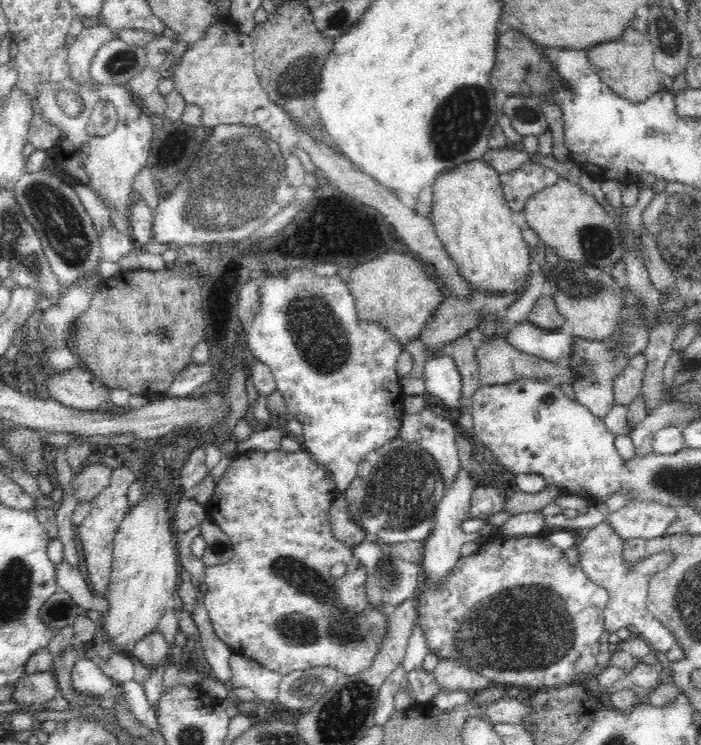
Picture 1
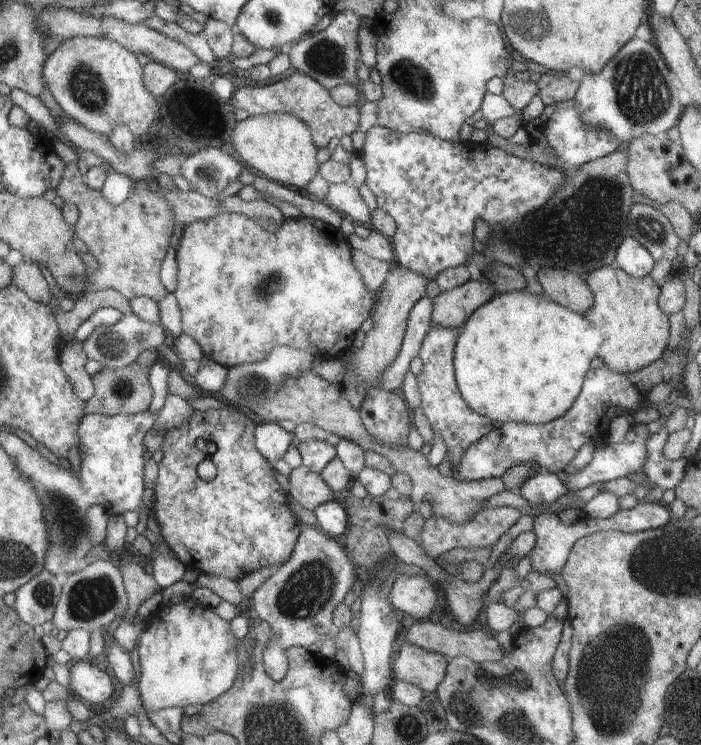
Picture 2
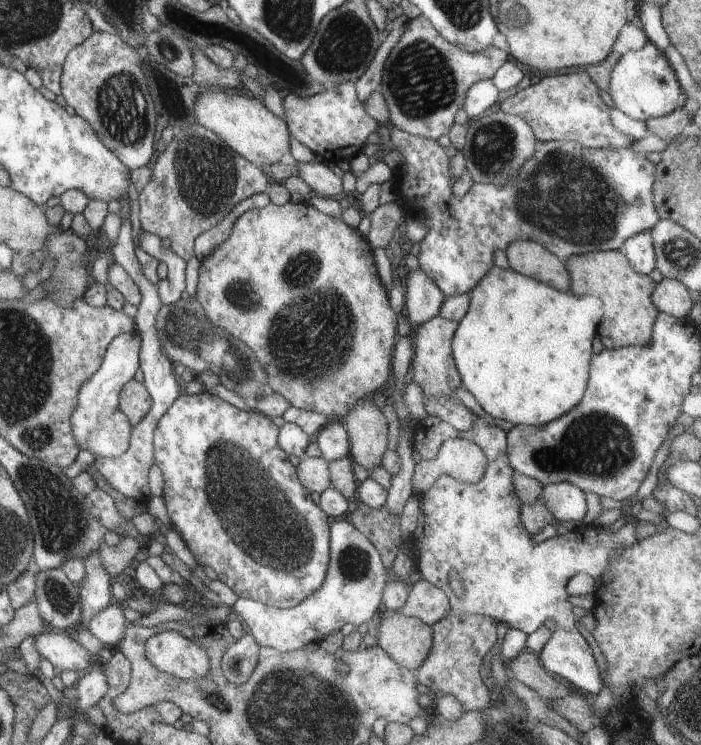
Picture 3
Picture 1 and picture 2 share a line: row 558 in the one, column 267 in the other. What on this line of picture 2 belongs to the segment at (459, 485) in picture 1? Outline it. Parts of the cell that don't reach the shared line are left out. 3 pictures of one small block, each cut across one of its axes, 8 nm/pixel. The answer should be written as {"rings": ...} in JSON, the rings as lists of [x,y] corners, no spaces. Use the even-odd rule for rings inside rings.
{"rings":[[[258,421],[255,431],[255,440],[259,451],[269,461],[275,463],[282,459],[286,450],[290,448],[295,434],[287,432],[279,423],[266,423]]]}

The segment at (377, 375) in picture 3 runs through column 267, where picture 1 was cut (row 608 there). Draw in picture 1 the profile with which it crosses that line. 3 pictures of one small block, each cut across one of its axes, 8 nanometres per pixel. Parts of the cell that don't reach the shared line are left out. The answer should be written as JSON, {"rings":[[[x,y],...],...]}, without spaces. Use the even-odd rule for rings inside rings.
{"rings":[[[282,448],[269,451],[248,451],[246,454],[242,453],[242,456],[236,458],[234,462],[230,460],[230,466],[225,464],[223,474],[220,474],[220,478],[216,480],[214,485],[213,498],[205,505],[205,509],[207,510],[207,518],[229,536],[234,554],[228,562],[207,567],[204,582],[208,585],[208,592],[204,595],[203,604],[213,625],[214,633],[228,645],[234,654],[250,658],[280,675],[320,666],[330,666],[338,670],[340,674],[356,675],[368,670],[370,664],[374,662],[380,643],[388,634],[389,611],[384,608],[378,609],[378,612],[371,612],[370,601],[366,597],[365,590],[368,572],[356,558],[354,546],[337,539],[335,534],[332,533],[329,510],[336,492],[334,481],[325,466],[318,464],[311,457],[311,454],[308,454],[308,451],[304,451],[302,448],[296,452],[286,452]],[[340,562],[346,564],[345,575],[340,576],[340,578],[330,576],[332,566],[340,564]]]}

